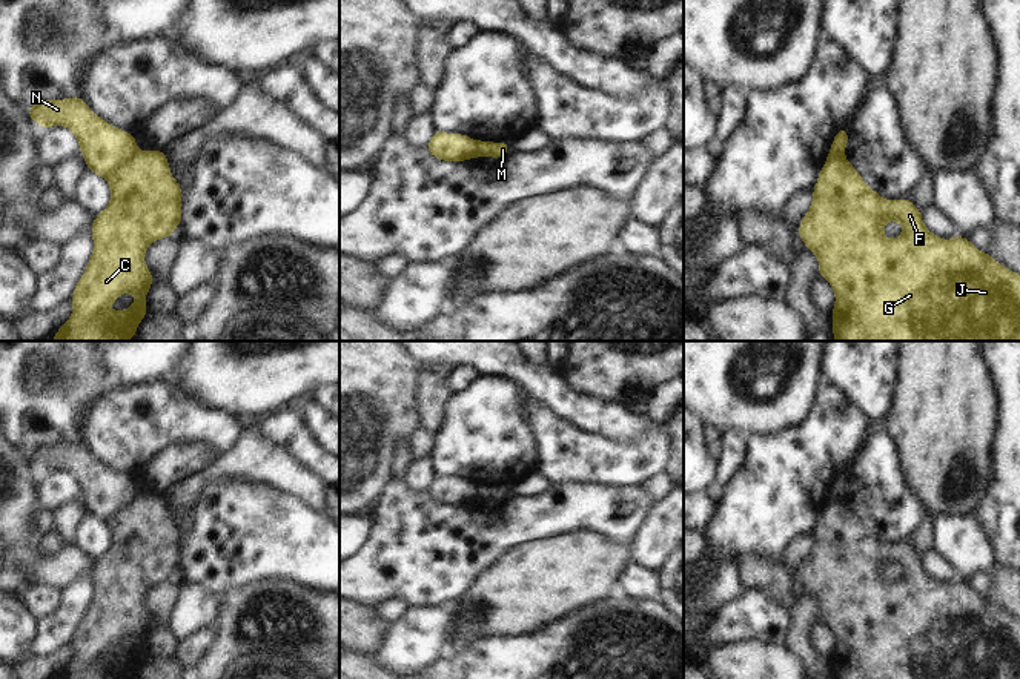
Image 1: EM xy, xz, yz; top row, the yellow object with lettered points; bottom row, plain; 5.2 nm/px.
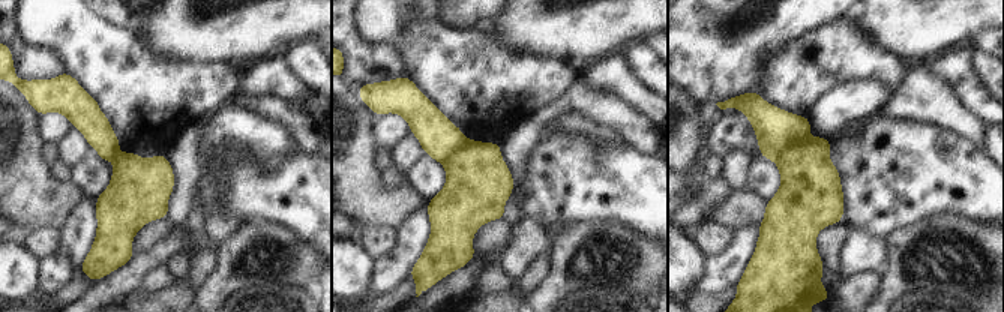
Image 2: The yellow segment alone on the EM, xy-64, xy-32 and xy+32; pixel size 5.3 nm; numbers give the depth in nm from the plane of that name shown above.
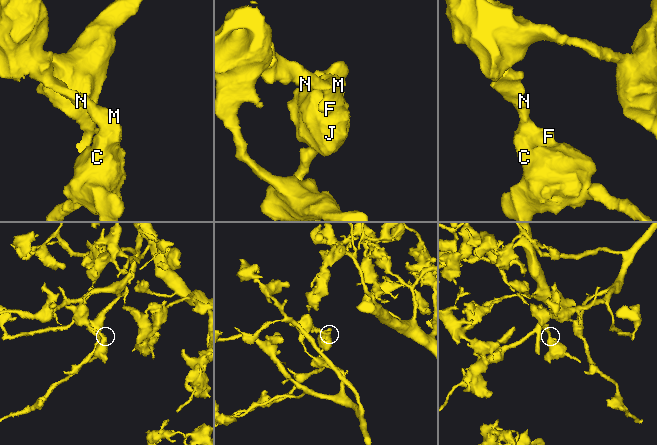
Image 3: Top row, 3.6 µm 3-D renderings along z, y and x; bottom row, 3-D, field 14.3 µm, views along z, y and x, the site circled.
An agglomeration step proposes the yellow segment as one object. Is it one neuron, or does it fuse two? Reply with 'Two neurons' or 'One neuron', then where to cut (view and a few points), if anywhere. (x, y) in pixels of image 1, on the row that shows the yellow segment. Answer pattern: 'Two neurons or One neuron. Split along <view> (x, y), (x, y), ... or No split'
Two neurons. Split along xy (137, 151), (106, 177).

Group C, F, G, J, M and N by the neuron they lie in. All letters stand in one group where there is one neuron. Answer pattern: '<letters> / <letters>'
C F G J M / N

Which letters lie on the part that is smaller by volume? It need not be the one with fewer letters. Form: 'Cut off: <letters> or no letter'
Cut off: C, F, G, J, M.

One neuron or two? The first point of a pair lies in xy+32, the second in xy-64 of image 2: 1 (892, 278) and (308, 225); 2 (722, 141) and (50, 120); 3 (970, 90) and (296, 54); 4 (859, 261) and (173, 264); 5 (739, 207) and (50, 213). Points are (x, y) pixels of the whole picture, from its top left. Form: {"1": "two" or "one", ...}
{"1": "two", "2": "one", "3": "two", "4": "one", "5": "one"}

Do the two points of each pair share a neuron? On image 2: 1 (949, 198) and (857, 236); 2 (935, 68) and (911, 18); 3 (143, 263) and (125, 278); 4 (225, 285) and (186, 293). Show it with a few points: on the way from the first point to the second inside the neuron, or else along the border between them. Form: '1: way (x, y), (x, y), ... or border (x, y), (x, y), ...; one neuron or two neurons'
1: border (850, 227), (859, 227), (884, 239); two neurons
2: border (965, 45), (940, 54), (926, 65); two neurons
3: way (138, 266), (129, 275); one neuron
4: border (198, 288), (194, 296); two neurons

